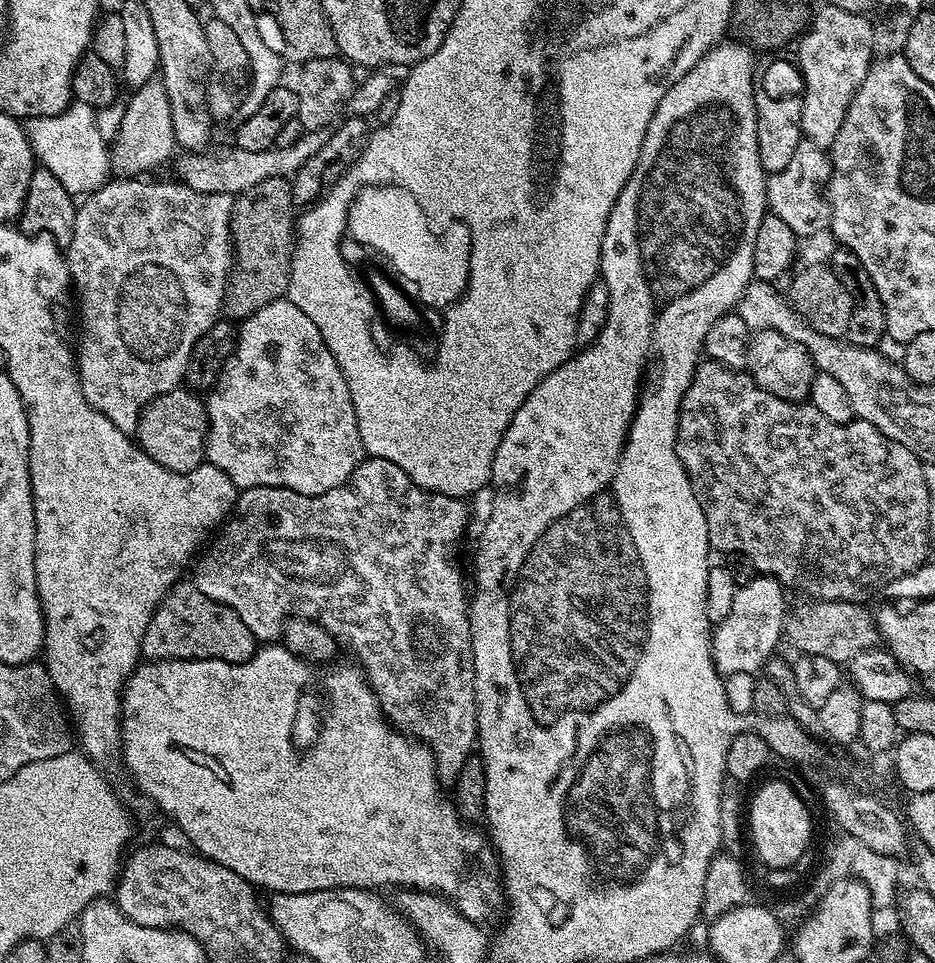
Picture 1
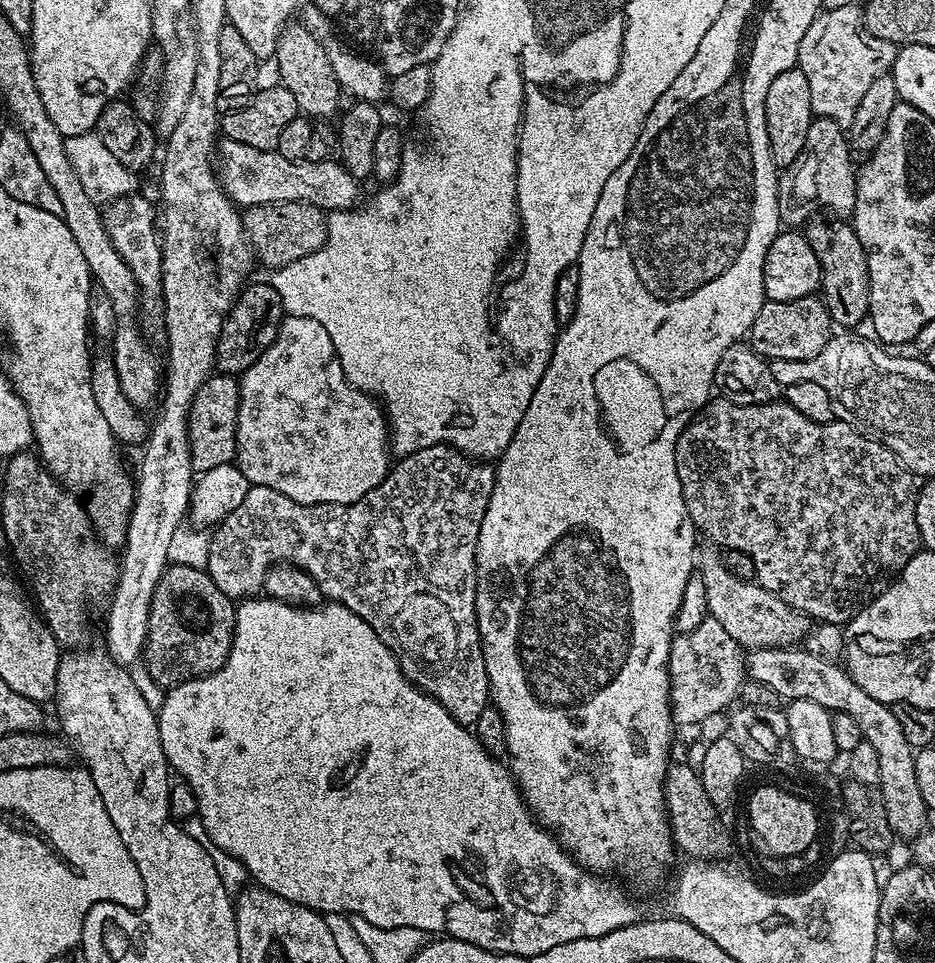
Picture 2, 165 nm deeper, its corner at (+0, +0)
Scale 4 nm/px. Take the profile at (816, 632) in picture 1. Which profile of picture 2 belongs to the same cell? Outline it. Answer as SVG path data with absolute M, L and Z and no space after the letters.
M719 555L708 556L698 568L698 575L706 588L708 616L722 622L726 630L735 638L736 643L756 648L787 648L801 643L810 631L809 617L797 608L791 608L774 592L766 590L762 585L751 580L734 578L730 570L726 570L723 559Z

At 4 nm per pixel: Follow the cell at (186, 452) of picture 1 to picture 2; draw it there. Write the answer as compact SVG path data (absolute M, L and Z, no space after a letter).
M213 374L200 387L188 415L193 473L209 472L214 470L214 466L231 464L235 461L239 406L240 381L237 377Z

